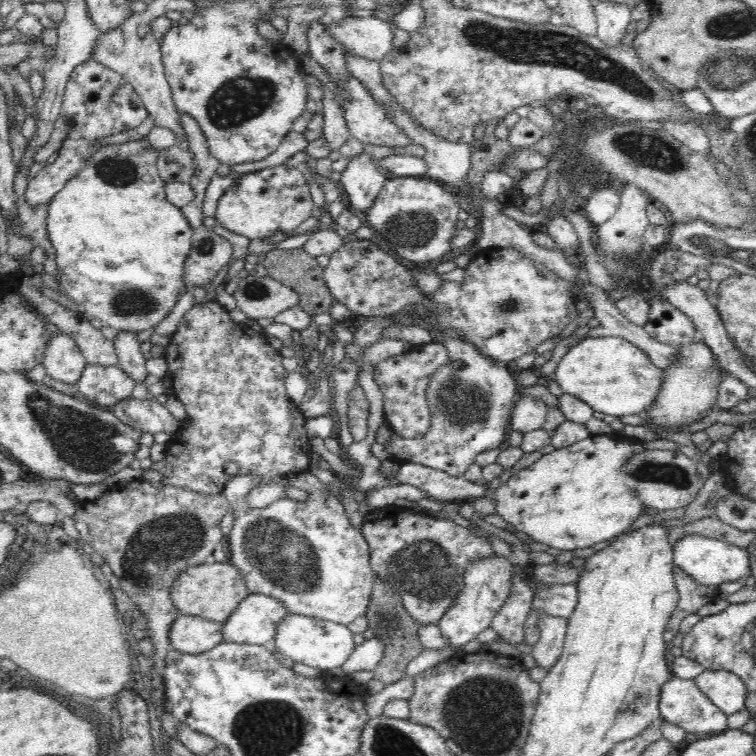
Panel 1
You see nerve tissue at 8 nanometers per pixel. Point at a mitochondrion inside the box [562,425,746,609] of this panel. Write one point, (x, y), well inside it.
(672, 475)

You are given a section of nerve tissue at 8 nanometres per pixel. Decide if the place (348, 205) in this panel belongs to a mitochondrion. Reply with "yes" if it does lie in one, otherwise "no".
no

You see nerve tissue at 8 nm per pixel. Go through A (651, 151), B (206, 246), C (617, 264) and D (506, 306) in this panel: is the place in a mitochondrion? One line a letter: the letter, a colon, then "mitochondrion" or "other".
A: mitochondrion
B: mitochondrion
C: mitochondrion
D: mitochondrion

